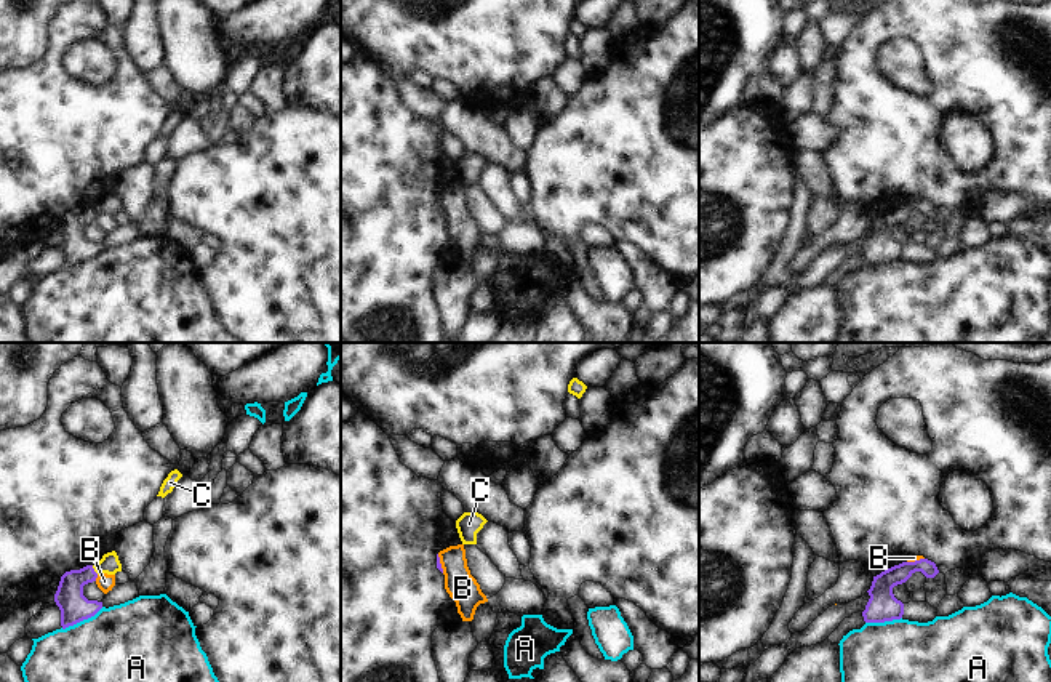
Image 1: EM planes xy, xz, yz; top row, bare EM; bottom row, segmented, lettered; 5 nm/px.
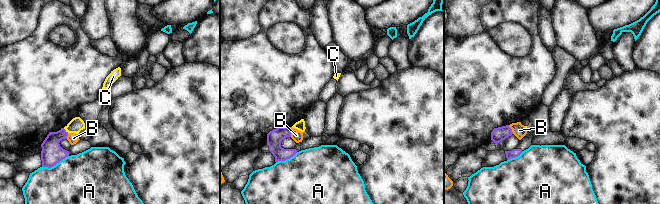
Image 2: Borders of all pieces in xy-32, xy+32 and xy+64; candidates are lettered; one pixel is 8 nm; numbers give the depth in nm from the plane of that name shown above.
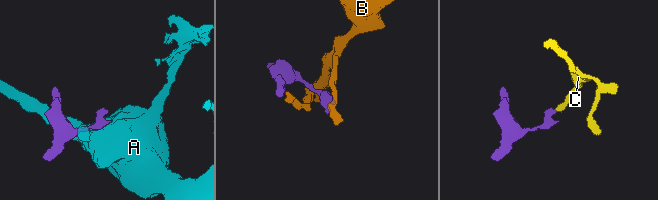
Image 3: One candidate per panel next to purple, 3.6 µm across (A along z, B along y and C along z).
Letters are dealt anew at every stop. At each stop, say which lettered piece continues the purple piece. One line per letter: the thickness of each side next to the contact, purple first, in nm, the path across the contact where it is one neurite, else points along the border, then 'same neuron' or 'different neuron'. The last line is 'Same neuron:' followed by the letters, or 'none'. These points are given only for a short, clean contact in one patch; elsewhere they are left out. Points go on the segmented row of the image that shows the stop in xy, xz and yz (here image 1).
A: 150 nm thick on the purple side, 380 nm on the other; different neuron
B: 150 nm thick on the purple side, 90 nm on the other; border along xy (98, 575), (95, 580); different neuron
C: 150 nm thick on the purple side, 100 nm on the other; border along xy (91, 565), (98, 573); different neuron
Same neuron: none

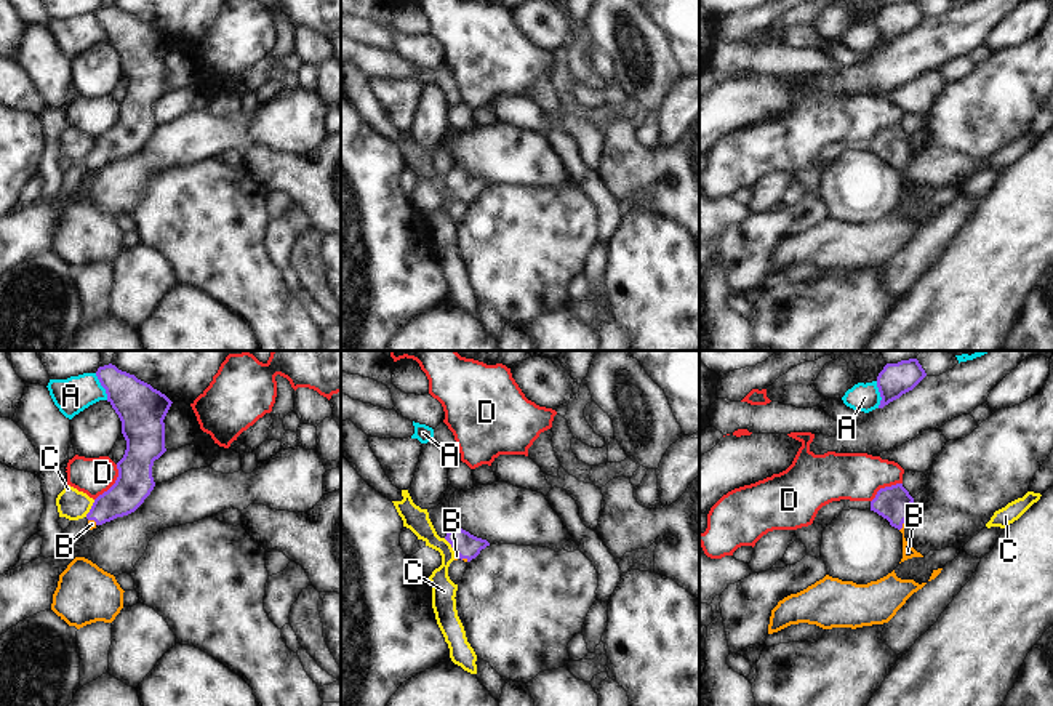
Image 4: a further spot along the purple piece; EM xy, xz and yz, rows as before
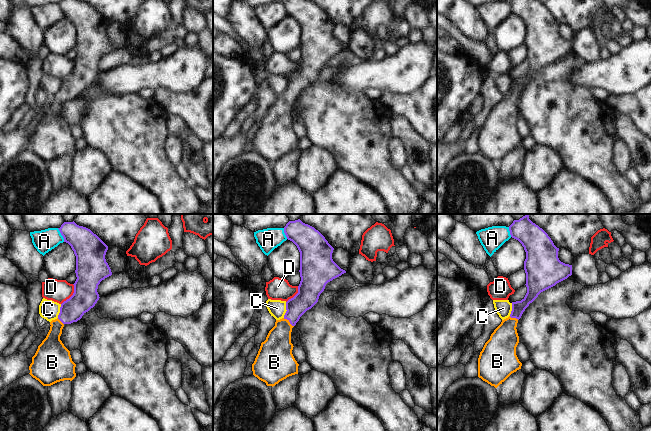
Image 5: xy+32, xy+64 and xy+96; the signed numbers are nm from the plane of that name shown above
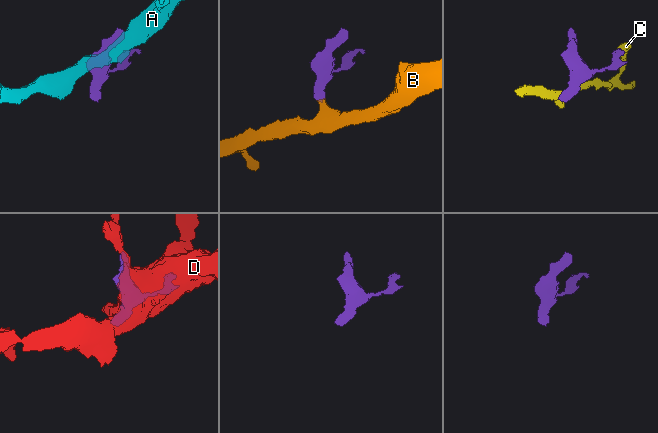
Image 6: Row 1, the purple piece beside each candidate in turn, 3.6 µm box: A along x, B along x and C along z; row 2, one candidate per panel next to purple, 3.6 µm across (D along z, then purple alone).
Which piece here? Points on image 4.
A: 240 nm thick on the purple side, 180 nm on the other; border along xy (95, 373), (108, 399); different neuron
B: 180 nm thick on the purple side, 60 nm on the other; runs through yz (893, 503), (903, 522), (903, 540), (908, 551); same neuron
C: 180 nm thick on the purple side, 150 nm on the other; border along xy (95, 500), (85, 516); different neuron
D: 190 nm thick on the purple side, 190 nm on the other; border along xy (117, 465), (117, 479), (95, 500); different neuron
Same neuron: B

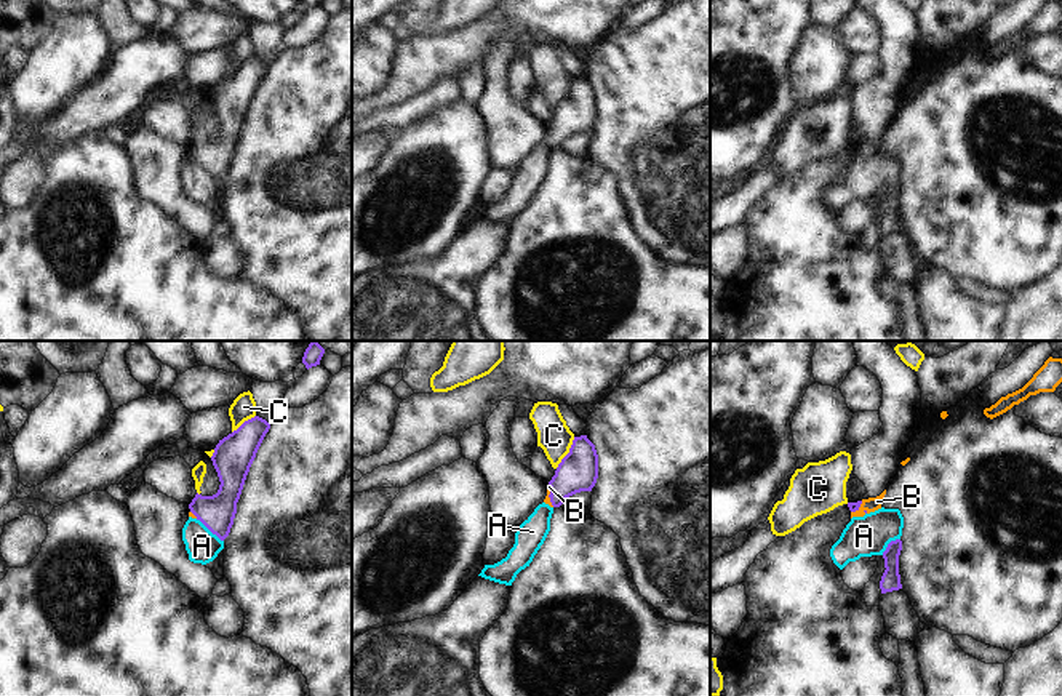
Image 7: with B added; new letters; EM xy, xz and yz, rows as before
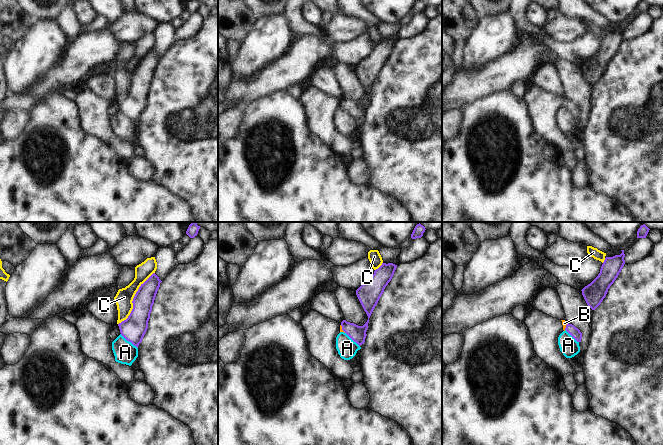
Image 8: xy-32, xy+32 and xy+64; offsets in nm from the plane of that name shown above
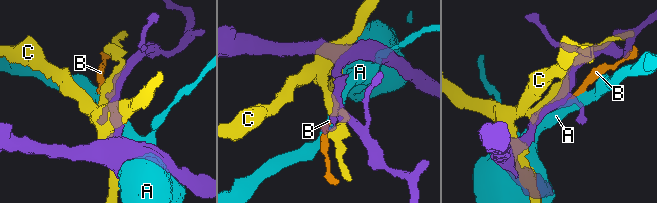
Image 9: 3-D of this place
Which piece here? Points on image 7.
A: 180 nm thick on the purple side, 160 nm on the other; different neuron
B: 200 nm thick on the purple side, 30 nm on the other; runs through xz (578, 471), (549, 496), (547, 500); same neuron
C: 200 nm thick on the purple side, 170 nm on the other; different neuron
Same neuron: B

